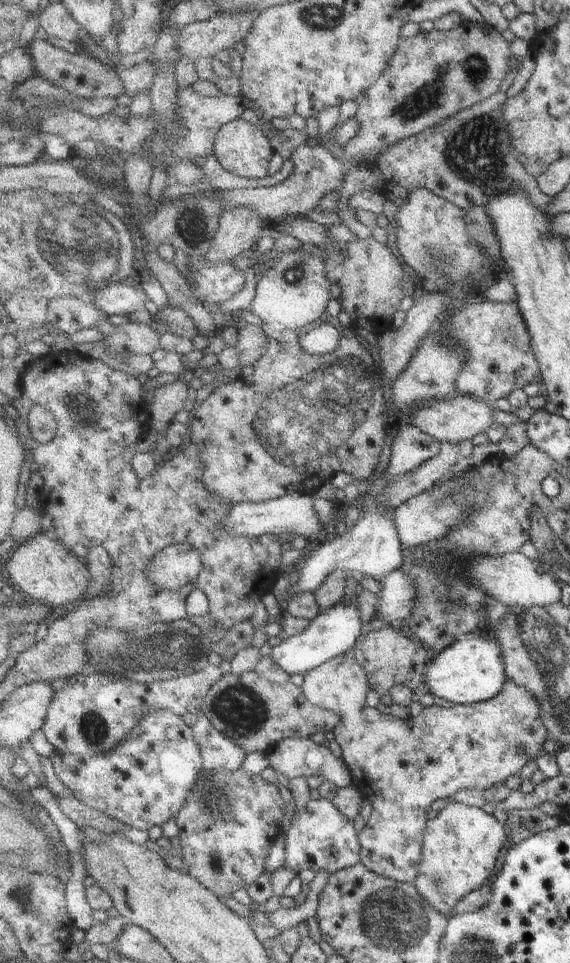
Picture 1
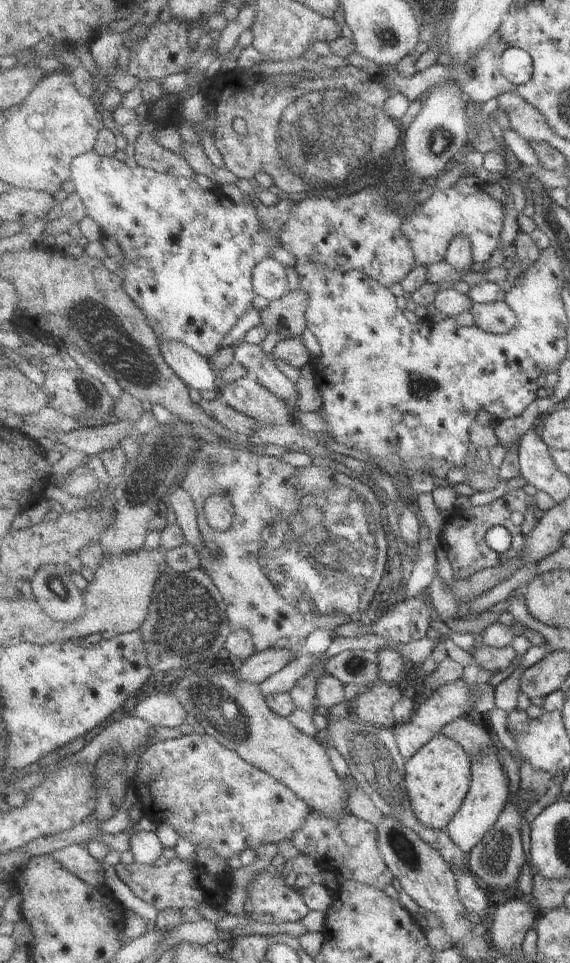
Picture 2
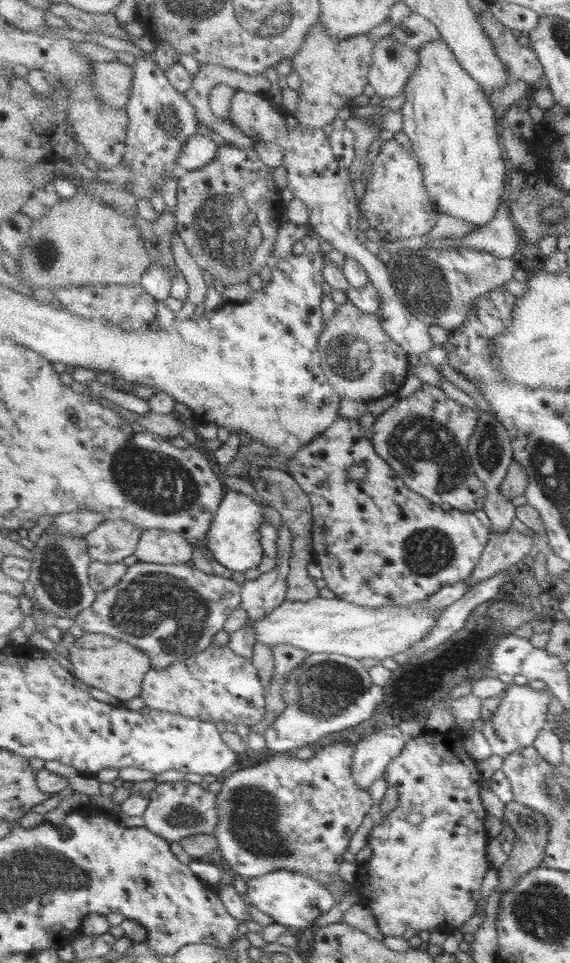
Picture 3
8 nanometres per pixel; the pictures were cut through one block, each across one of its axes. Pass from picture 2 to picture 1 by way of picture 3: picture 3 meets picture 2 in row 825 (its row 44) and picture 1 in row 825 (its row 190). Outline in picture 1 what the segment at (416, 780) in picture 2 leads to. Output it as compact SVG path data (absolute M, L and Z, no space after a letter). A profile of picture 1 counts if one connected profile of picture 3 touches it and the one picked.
M454 801L428 824L424 836L422 872L415 886L434 908L451 918L462 898L480 890L496 876L498 860L503 860L500 852L505 850L509 835L506 834L506 826L493 814Z

